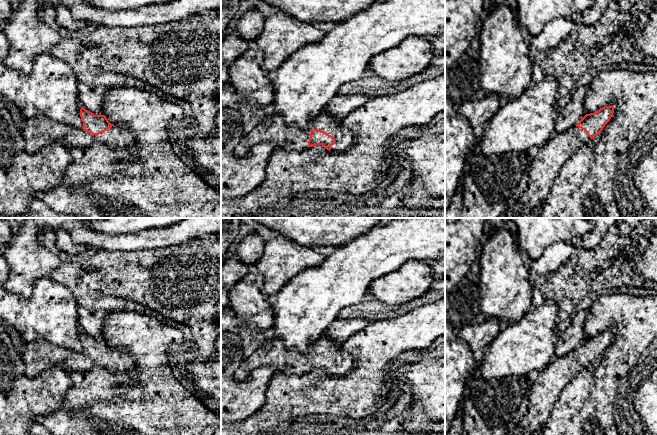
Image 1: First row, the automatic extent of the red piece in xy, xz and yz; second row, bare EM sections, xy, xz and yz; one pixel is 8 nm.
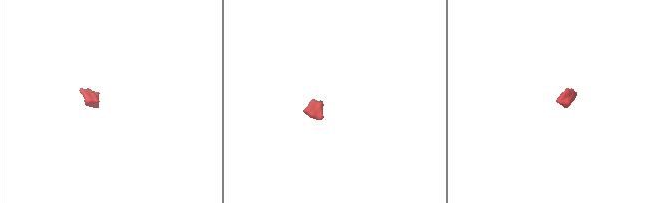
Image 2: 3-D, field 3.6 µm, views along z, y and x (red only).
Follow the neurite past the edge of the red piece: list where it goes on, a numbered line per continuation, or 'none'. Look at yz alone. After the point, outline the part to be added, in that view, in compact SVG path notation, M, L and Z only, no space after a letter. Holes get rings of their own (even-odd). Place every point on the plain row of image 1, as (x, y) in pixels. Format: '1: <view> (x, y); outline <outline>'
1: yz (546, 389); outline M577 350L555 358L546 368L541 370L537 379L533 382L527 404L527 410L518 425L509 430L505 435L533 435L543 430L550 418L551 412L566 385L591 362Z

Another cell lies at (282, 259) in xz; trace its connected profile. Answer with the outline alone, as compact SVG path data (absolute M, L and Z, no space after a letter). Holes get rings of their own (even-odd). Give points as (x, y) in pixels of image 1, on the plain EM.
M279 236L265 243L254 270L264 276L263 292L273 299L298 273L320 264L324 259L322 254L311 247Z

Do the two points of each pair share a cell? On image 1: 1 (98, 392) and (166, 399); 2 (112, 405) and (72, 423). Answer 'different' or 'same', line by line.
1: same
2: same

